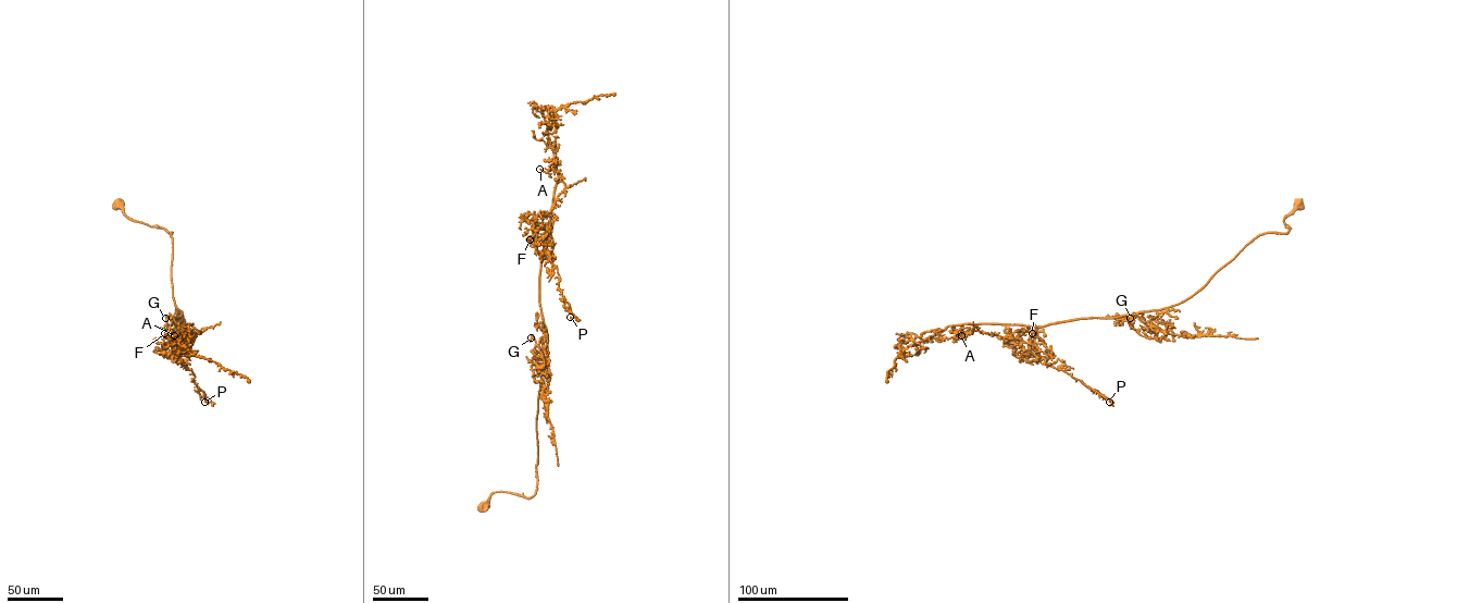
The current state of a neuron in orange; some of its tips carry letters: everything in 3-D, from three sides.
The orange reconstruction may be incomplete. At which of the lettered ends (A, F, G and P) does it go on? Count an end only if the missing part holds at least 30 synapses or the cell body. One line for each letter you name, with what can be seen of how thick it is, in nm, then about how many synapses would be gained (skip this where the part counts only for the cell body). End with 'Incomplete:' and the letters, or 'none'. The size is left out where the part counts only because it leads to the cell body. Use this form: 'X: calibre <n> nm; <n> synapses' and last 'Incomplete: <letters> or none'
Incomplete: none

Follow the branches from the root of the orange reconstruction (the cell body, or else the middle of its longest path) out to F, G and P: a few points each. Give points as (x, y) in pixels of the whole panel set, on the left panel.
F: (120, 204), (127, 217), (172, 232), (172, 297), (182, 314), (174, 320), (186, 335), (171, 341), (164, 333)
G: (120, 204), (127, 217), (172, 232), (172, 297), (181, 314), (171, 336), (177, 341), (165, 318)
P: (120, 204), (127, 217), (172, 232), (172, 297), (182, 314), (174, 318), (176, 348), (210, 400), (204, 402)

